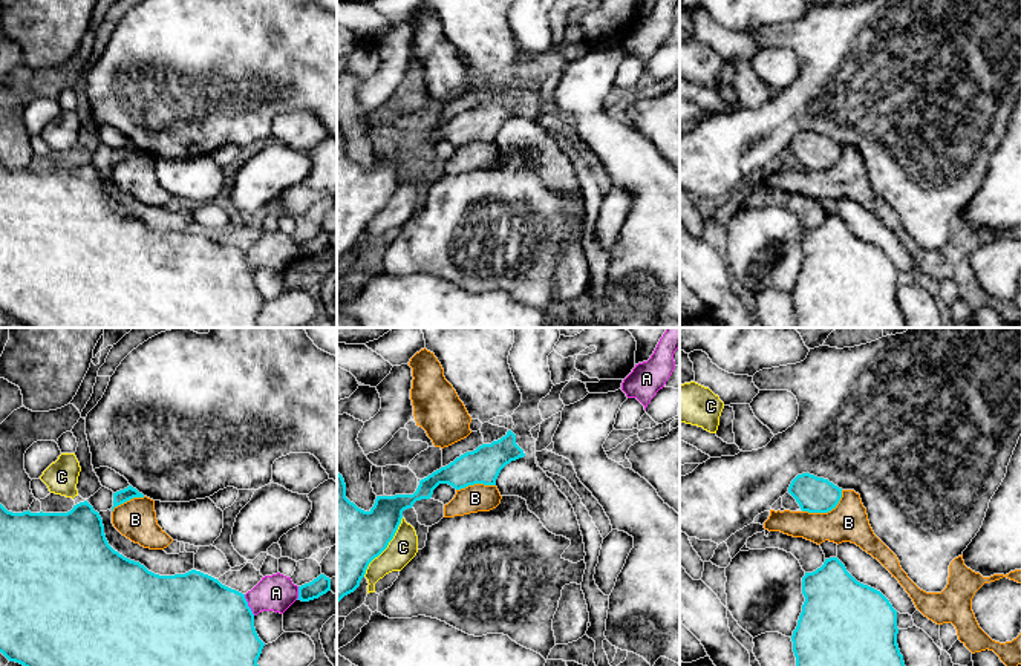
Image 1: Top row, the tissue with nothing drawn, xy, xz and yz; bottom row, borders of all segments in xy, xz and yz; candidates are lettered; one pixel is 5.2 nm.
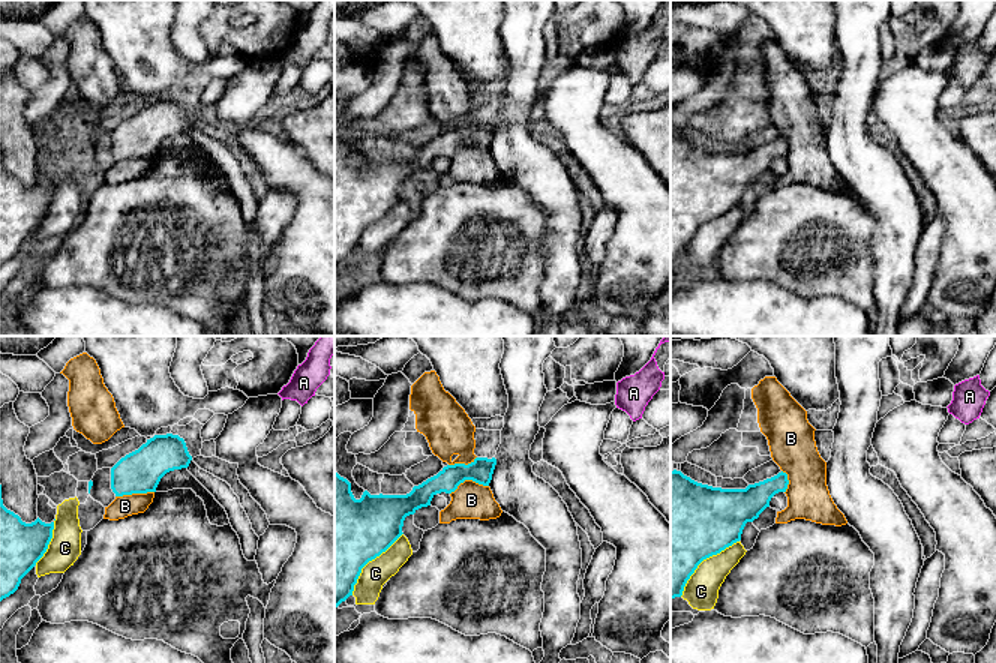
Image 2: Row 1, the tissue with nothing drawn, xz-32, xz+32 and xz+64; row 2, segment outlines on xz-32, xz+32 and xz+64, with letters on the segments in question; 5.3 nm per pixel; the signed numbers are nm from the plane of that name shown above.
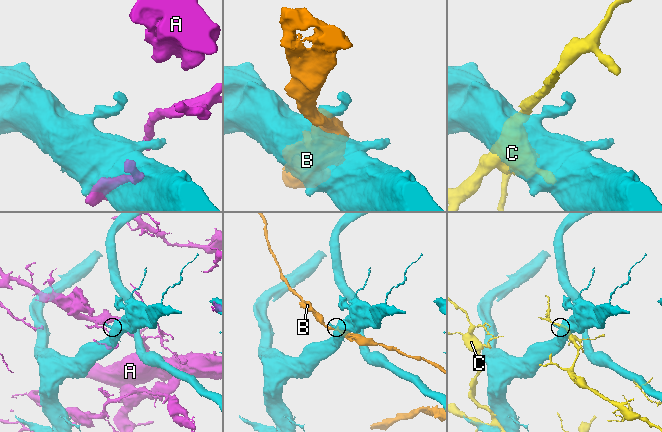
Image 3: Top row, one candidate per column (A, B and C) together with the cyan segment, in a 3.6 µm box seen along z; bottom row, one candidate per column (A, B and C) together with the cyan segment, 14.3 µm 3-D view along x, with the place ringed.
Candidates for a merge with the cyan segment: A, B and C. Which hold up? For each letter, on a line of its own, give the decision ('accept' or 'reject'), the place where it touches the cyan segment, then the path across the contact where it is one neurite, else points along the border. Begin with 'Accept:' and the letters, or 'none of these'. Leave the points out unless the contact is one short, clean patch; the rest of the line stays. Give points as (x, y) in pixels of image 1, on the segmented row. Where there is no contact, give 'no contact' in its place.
Accept: none of these
A: reject | xy (247, 605)
B: reject | yz (825, 512)
C: reject | xz (386, 547)

